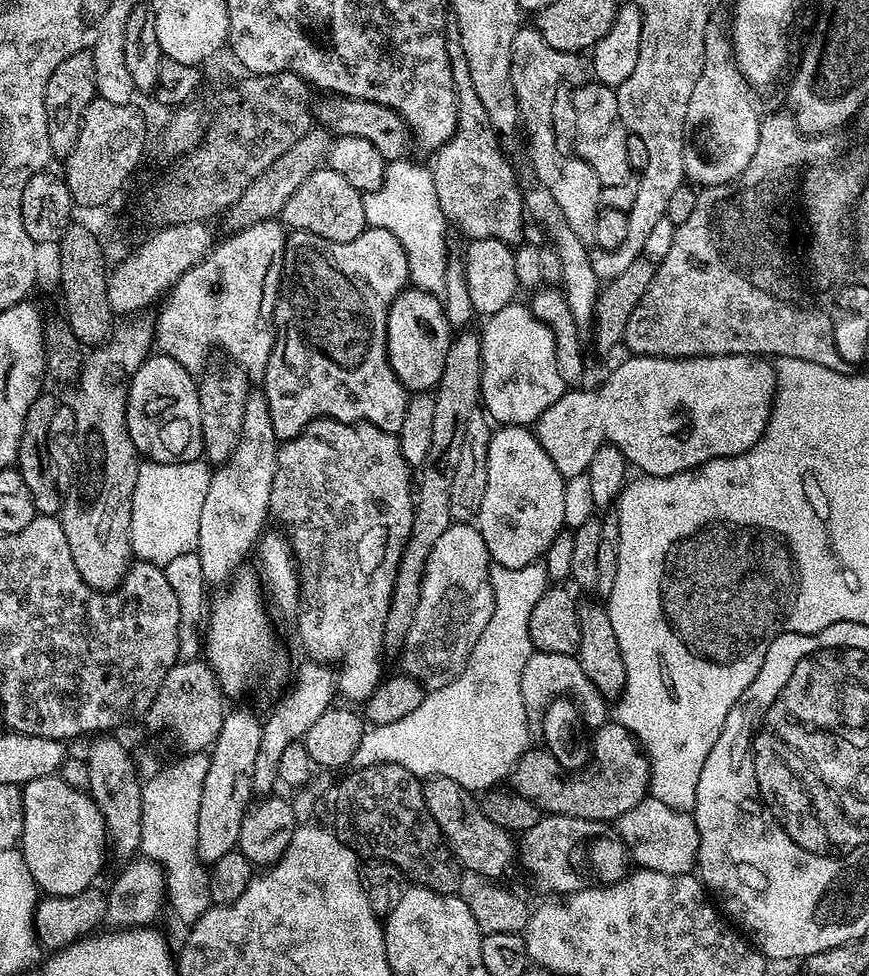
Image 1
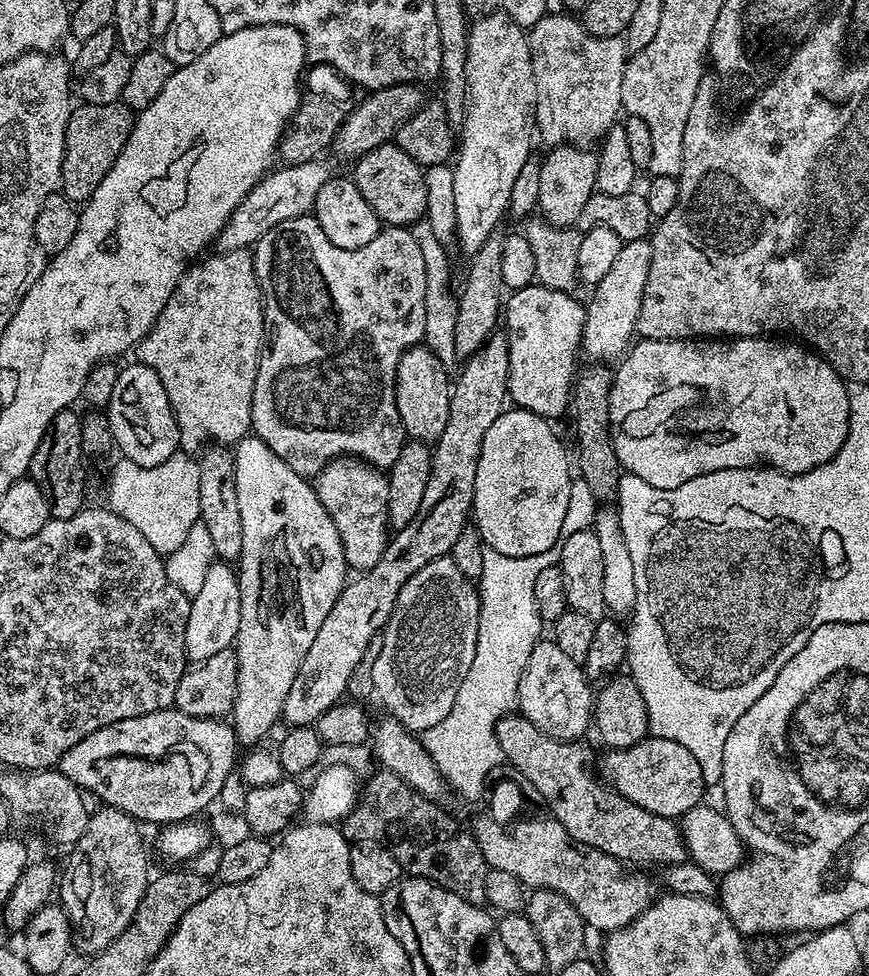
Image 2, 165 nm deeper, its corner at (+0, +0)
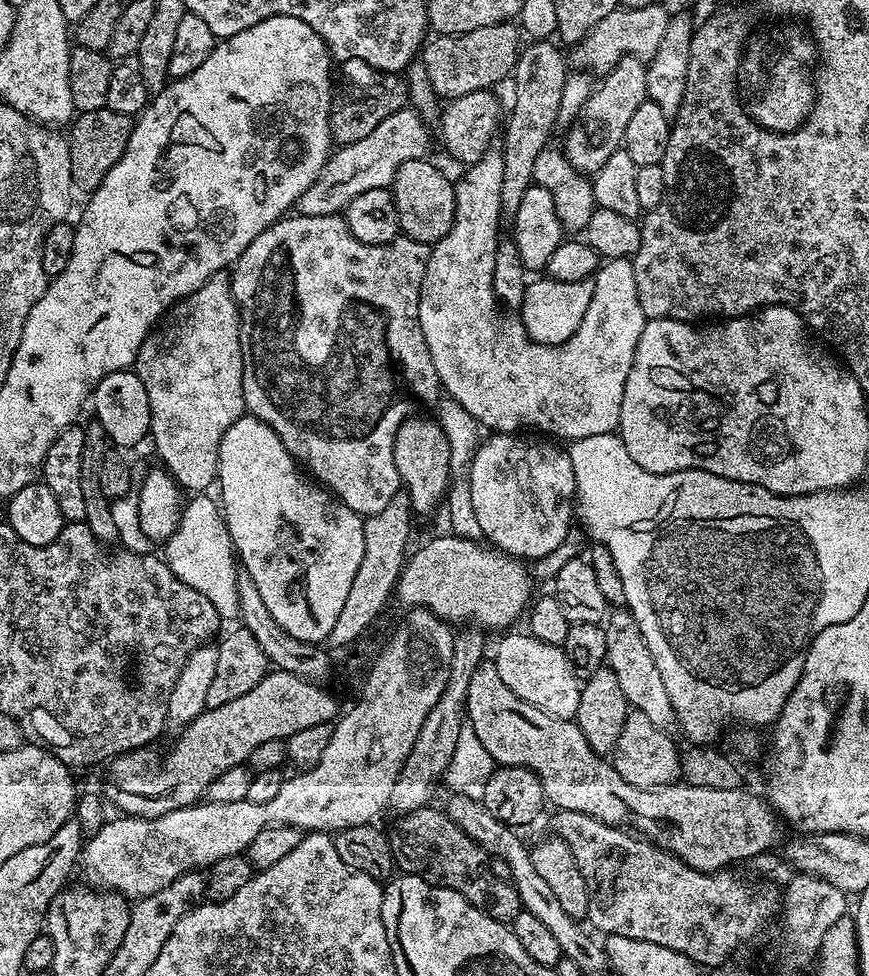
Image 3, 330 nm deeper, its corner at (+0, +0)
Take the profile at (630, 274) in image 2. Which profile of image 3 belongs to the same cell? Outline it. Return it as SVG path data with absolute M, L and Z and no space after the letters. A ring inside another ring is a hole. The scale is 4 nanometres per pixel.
M490 150L481 160L461 171L464 173L460 180L455 181L454 222L446 238L431 245L428 253L418 298L418 318L441 389L447 399L458 402L462 410L471 414L481 429L489 428L487 431L492 434L520 434L525 431L523 428L533 428L536 431L533 433L571 442L591 438L593 434L616 432L620 426L626 378L646 323L638 302L638 286L634 286L632 261L604 260L597 268L594 294L590 298L590 307L586 309L586 318L582 318L582 326L578 326L569 340L561 344L534 343L519 319L502 311L492 289L492 259L502 238L503 169L503 155Z

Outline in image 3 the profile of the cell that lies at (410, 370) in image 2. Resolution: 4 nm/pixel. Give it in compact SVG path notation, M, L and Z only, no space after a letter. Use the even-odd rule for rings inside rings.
M409 418L404 420L402 426L398 426L398 434L394 434L394 466L400 475L400 483L408 497L408 504L417 517L430 515L439 504L441 507L452 479L450 448L442 426L435 419L415 420L415 418Z

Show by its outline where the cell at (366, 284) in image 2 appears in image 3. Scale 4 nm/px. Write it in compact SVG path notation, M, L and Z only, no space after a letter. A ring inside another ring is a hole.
M289 214L276 221L238 257L230 269L232 293L236 305L240 308L240 349L242 350L242 394L244 407L251 415L258 417L278 438L282 438L282 446L303 466L323 487L327 488L337 500L350 510L354 510L362 518L378 514L401 491L400 475L394 466L394 434L398 434L398 426L409 419L411 408L419 404L439 405L442 399L440 379L434 370L434 362L430 358L430 350L426 346L426 338L422 334L422 326L418 318L418 298L422 278L428 261L429 245L412 240L406 235L399 235L395 240L370 246L366 242L358 242L354 234L350 234L350 226L343 215L334 216L302 216Z

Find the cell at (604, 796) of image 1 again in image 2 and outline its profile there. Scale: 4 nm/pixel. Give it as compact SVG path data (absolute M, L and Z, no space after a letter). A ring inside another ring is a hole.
M649 735L634 746L613 748L605 753L598 760L598 772L604 783L609 784L618 794L630 798L634 806L650 810L650 814L680 818L705 797L702 768L694 754L678 742Z

